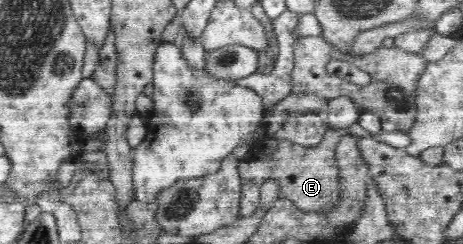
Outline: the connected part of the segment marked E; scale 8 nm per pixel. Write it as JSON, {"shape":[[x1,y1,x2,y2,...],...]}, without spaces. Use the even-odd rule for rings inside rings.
{"shape":[[327,129,321,143,307,148,289,140,277,142,277,149,271,154,255,153,247,155,239,162,238,172,243,185,261,186,263,182,277,182,285,202,307,212,327,212,338,199,338,167,335,165,334,151,343,134,335,129]]}

